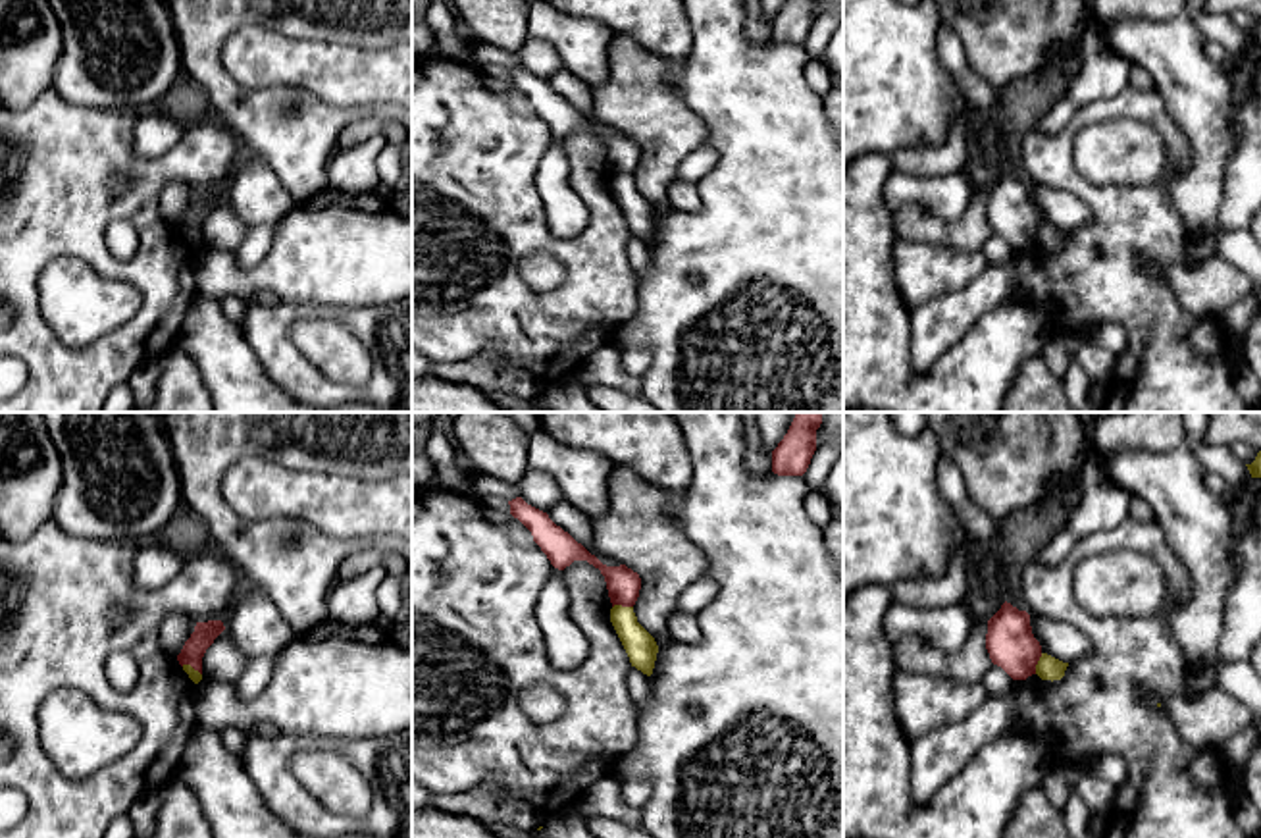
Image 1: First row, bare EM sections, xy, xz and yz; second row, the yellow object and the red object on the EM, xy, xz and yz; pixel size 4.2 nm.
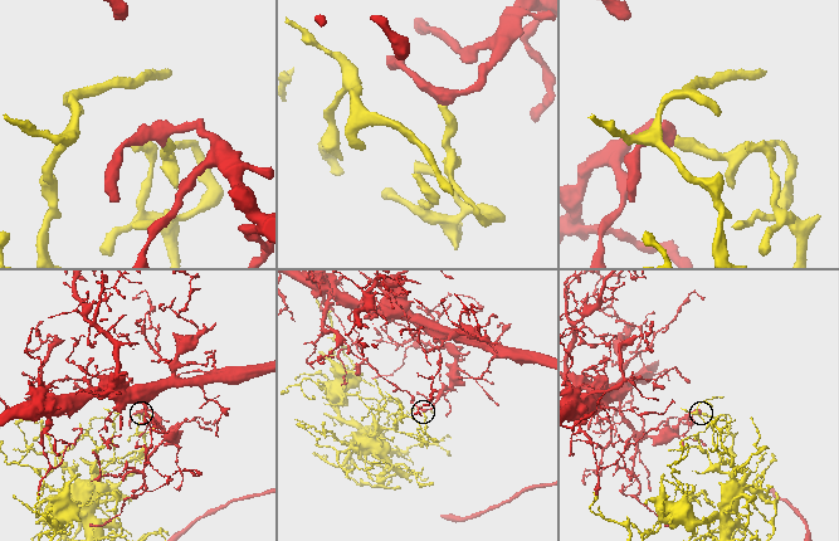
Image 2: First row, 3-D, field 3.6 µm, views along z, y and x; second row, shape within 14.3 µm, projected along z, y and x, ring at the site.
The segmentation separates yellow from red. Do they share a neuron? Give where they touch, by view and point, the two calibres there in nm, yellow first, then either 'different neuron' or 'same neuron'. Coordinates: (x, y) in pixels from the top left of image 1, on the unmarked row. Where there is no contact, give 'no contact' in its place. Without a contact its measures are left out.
meets yellow in xz at (620, 174); 130 nm thick on the yellow side, 140 nm on the other; different neuron

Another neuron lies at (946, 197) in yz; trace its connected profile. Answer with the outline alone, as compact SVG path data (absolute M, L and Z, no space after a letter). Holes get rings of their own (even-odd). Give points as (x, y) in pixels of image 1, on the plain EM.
M891 171L884 187L884 198L891 214L901 206L918 204L943 222L961 218L972 193L974 189L965 171L941 177L914 177Z

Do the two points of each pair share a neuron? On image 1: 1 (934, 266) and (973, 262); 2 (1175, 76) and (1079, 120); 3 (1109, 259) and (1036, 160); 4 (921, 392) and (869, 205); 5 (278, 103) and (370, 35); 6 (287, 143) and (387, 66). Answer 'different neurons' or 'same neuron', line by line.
1: same neuron
2: different neurons
3: same neuron
4: same neuron
5: same neuron
6: different neurons

